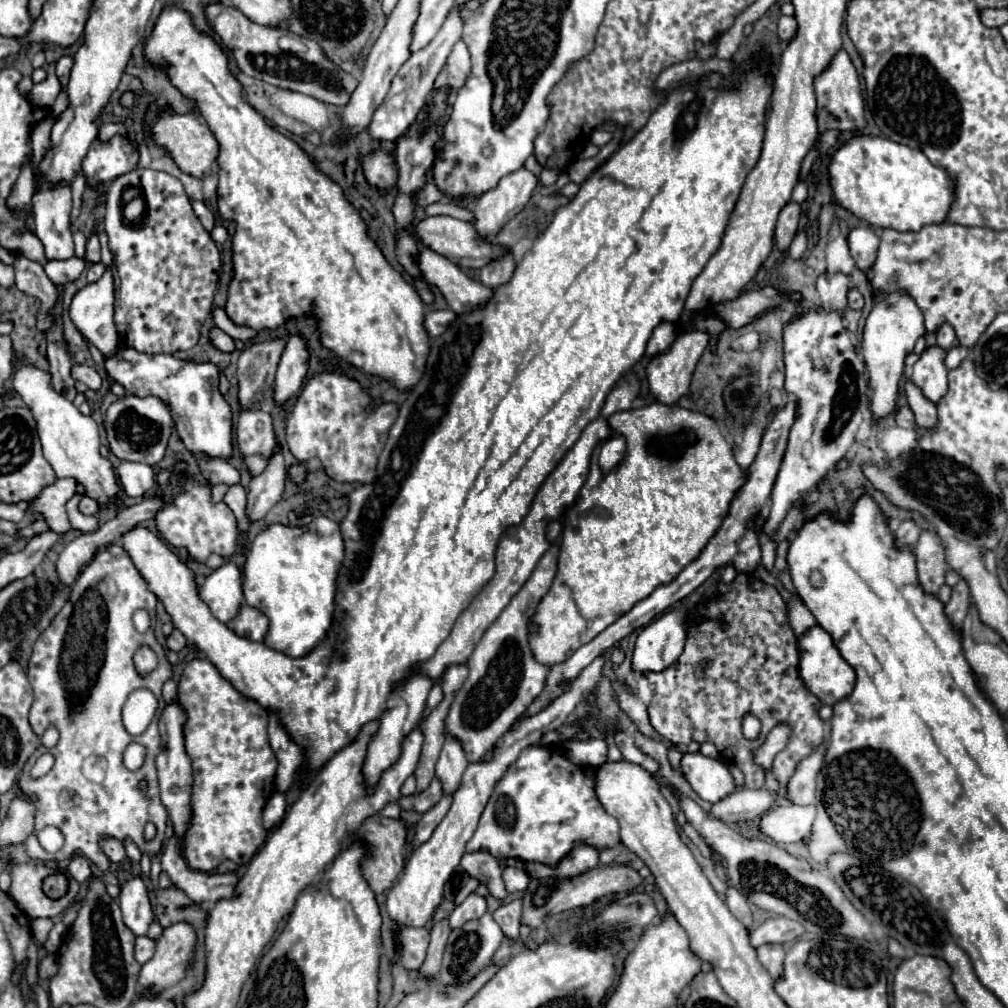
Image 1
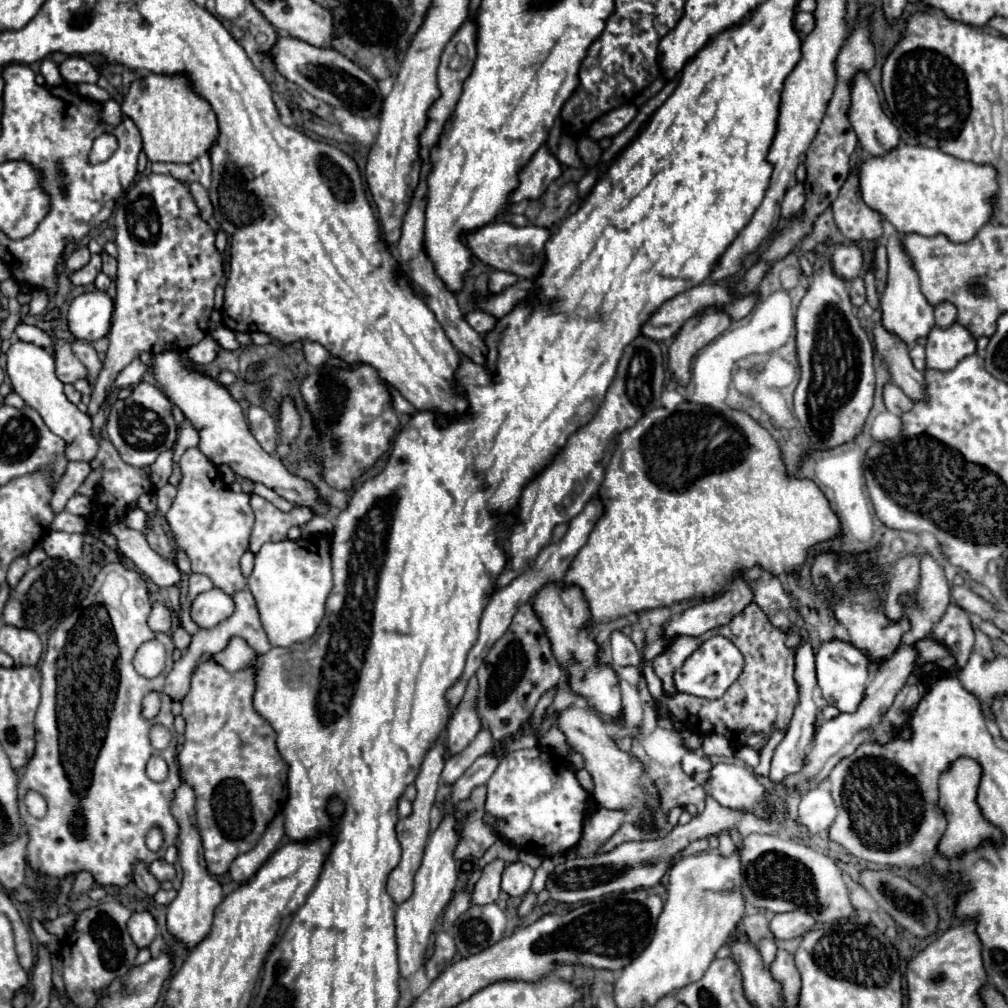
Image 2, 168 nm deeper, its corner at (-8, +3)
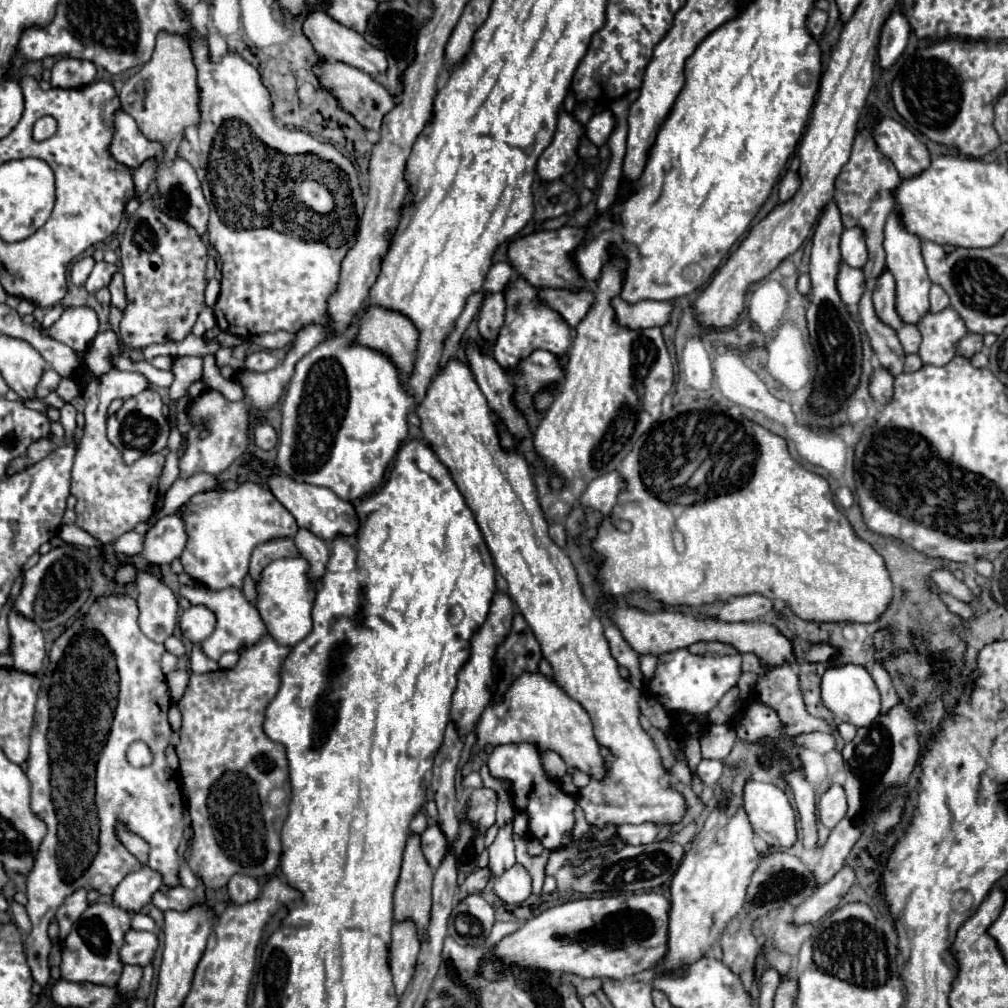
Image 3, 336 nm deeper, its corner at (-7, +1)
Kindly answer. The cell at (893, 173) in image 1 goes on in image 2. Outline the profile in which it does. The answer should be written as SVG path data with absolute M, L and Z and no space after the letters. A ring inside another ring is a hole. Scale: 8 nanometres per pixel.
M900 144L886 152L884 156L870 156L860 162L858 168L860 178L860 194L862 200L876 210L884 220L888 220L900 234L922 234L936 236L946 234L952 242L970 240L992 216L990 198L996 194L996 170L992 166L978 166L972 162L958 160L950 154L940 152L938 148L924 146L908 146Z

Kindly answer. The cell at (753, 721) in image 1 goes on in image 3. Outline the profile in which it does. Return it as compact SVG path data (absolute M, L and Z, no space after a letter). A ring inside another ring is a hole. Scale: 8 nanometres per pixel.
M789 664L765 672L755 686L755 694L761 704L777 712L781 722L787 726L787 734L791 736L803 732L833 732L829 722L807 714L799 690L799 678Z

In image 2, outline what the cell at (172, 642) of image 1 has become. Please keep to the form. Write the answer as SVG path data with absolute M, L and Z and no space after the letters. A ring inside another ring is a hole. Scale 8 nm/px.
M180 626L180 628L176 628L174 630L174 634L172 634L172 640L174 640L174 646L178 648L178 650L186 650L188 648L188 644L190 644L190 634Z

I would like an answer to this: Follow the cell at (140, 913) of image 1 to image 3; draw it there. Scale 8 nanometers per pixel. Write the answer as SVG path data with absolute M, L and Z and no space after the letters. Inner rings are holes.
M129 930L125 934L125 944L119 950L119 958L123 964L145 968L153 962L155 950L157 950L157 936L153 932Z

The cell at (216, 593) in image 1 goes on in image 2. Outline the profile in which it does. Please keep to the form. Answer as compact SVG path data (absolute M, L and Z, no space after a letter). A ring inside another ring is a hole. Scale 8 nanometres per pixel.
M212 588L208 592L202 592L192 602L190 614L200 628L212 628L220 620L226 620L228 616L232 616L232 608L236 608L236 604L232 604L232 596L228 596L220 588Z

